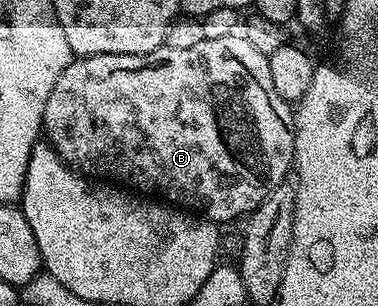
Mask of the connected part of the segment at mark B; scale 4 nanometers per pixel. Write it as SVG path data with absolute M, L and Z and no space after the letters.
M233 34L226 38L210 38L198 42L198 46L189 46L187 50L174 50L167 46L154 50L145 56L138 54L98 54L97 56L81 56L62 70L62 78L54 84L50 98L46 100L46 110L42 121L42 132L47 143L55 148L58 155L72 165L73 169L123 186L136 194L148 198L159 198L181 210L191 210L206 220L236 220L247 217L264 199L271 194L279 184L289 179L294 168L294 108L289 101L284 100L274 90L274 82L270 79L268 57L262 54L242 34Z

